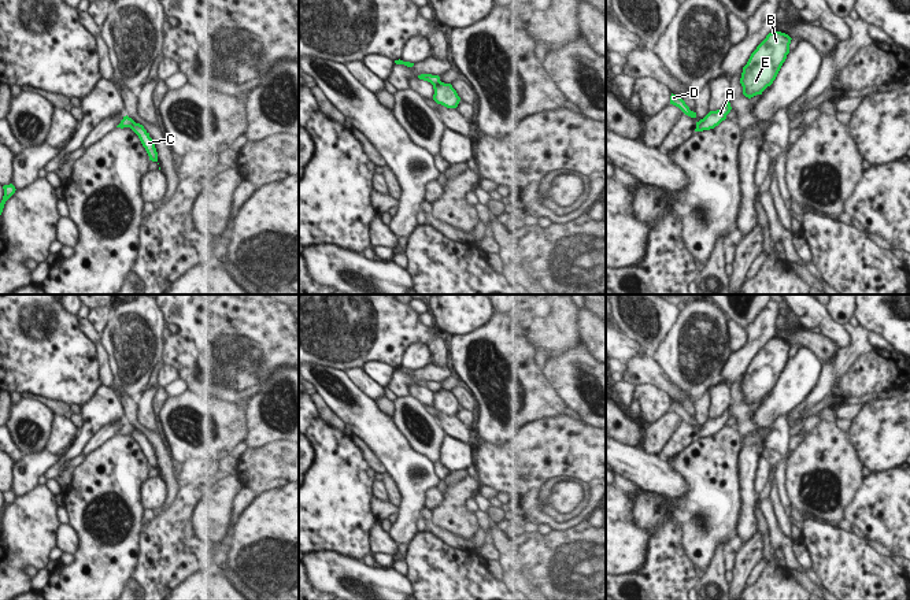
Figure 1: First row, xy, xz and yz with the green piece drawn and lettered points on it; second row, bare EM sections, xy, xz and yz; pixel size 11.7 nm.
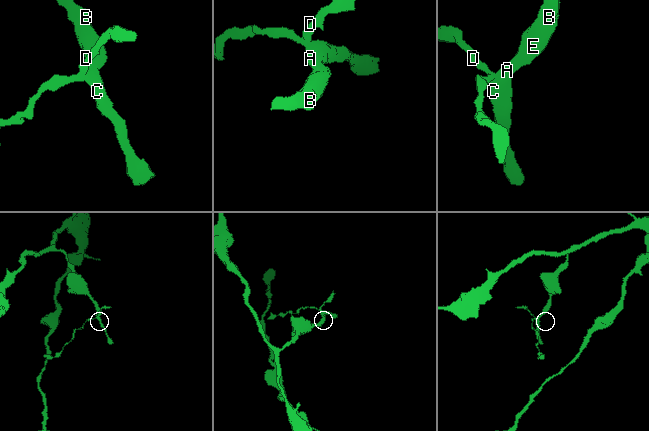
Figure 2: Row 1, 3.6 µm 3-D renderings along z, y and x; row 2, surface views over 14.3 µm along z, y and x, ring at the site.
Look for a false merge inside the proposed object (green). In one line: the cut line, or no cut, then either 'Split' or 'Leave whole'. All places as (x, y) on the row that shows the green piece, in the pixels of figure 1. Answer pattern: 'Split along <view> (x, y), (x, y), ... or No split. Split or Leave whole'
Split along xz (440, 81), (433, 86). Split.

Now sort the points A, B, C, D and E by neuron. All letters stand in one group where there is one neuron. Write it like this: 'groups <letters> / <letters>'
groups A B C E / D

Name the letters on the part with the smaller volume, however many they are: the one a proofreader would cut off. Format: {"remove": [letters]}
{"remove": ["D"]}

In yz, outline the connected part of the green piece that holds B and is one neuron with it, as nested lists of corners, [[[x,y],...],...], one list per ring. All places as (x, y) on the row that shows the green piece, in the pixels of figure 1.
[[[772,32],[751,53],[740,78],[746,97],[762,95],[773,84],[789,53],[791,40],[785,33]]]

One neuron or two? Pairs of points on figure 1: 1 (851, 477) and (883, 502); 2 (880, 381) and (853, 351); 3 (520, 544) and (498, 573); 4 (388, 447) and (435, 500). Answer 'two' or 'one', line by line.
1: two
2: two
3: two
4: two

